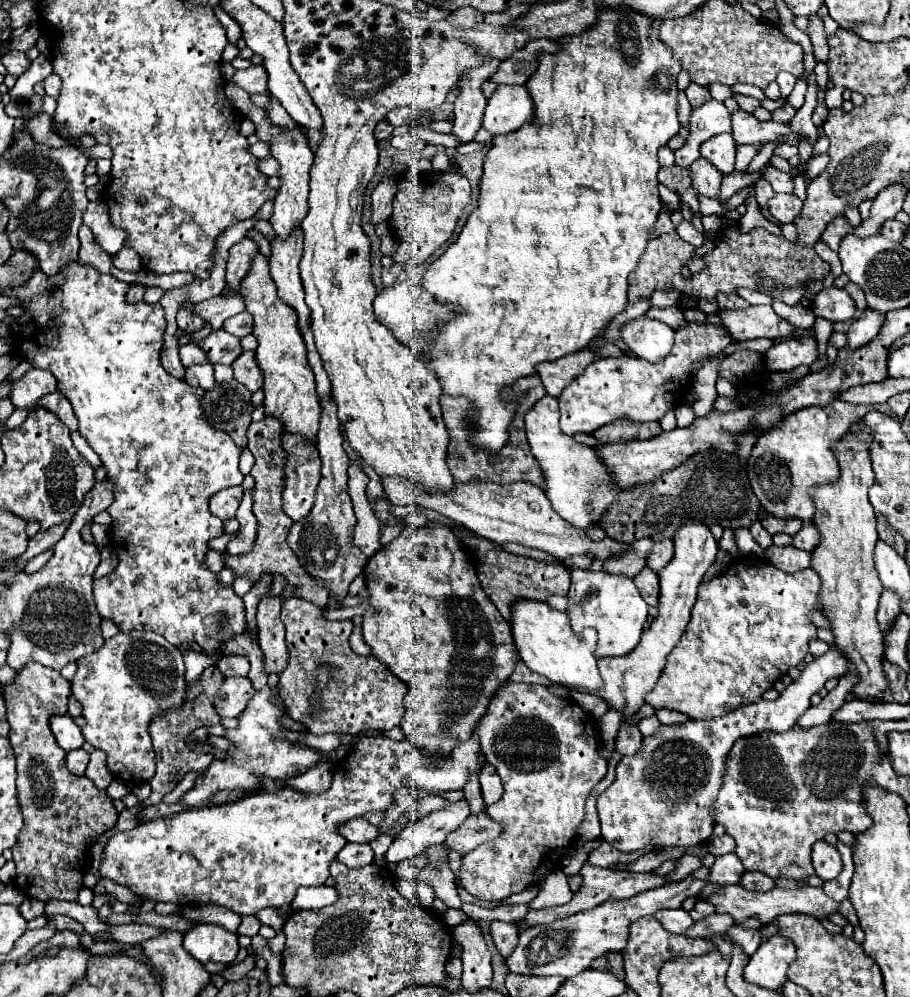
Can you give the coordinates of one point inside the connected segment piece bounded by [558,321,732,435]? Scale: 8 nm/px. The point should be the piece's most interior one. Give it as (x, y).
(612, 388)

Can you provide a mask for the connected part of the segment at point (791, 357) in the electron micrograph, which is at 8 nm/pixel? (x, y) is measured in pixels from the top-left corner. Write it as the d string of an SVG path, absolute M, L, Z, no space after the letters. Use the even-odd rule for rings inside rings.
M814 335L798 339L784 339L766 353L768 371L790 371L800 365L812 365L818 359L818 345Z

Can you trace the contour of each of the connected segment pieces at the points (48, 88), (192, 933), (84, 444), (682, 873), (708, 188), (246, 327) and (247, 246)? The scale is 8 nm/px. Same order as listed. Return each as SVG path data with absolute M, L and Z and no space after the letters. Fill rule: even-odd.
M54 73L50 77L46 77L44 79L44 91L46 91L46 95L50 95L50 97L56 99L60 95L60 83L62 83L60 77L54 75Z
M198 925L198 927L192 927L192 929L184 935L184 949L186 949L194 959L198 959L200 963L210 963L210 961L214 961L214 963L230 965L230 963L236 959L236 953L238 953L238 935L226 931L226 929L220 927L220 925Z
M78 430L71 433L71 439L74 447L76 447L76 449L78 449L78 451L80 451L88 461L90 461L90 465L92 465L94 469L98 469L98 467L100 467L100 457L92 451L92 447L88 445L88 441L80 435Z
M682 855L680 859L676 859L676 867L674 867L672 873L668 873L668 877L666 877L668 881L666 883L682 881L682 879L686 879L698 867L702 867L702 863L700 863L698 857L694 857L694 855Z
M696 159L690 167L690 177L692 177L692 187L710 199L716 199L720 195L720 183L722 183L722 175L720 171L710 165L706 159Z
M238 313L230 319L226 319L224 323L224 331L236 335L236 337L244 337L252 333L252 317L248 313Z
M248 237L238 241L234 247L230 247L228 269L226 269L226 285L230 287L230 295L238 291L240 281L250 269L250 255L256 255L256 251L258 251L258 245L254 245L254 241Z

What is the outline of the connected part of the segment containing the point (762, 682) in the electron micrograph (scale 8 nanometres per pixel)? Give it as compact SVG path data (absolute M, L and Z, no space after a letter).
M738 559L726 573L698 587L690 623L680 643L668 655L668 663L654 691L646 695L646 703L656 709L674 709L686 713L690 719L702 721L728 715L746 703L758 703L774 687L776 679L786 675L790 667L800 665L808 655L808 643L816 639L816 627L810 623L808 613L820 607L818 591L820 577L810 567L784 573L764 559Z

